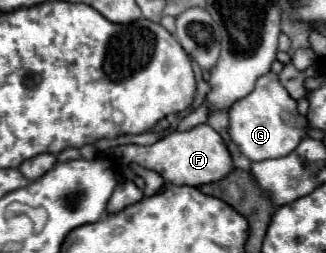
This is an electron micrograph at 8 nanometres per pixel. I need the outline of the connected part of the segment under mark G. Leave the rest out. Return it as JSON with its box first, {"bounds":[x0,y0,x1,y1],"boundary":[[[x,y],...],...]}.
{"bounds":[228,72,308,162],"boundary":[[[268,72],[258,78],[256,88],[228,110],[228,136],[250,162],[280,158],[290,154],[306,136],[308,120],[298,112],[298,102],[282,88],[278,76]]]}

